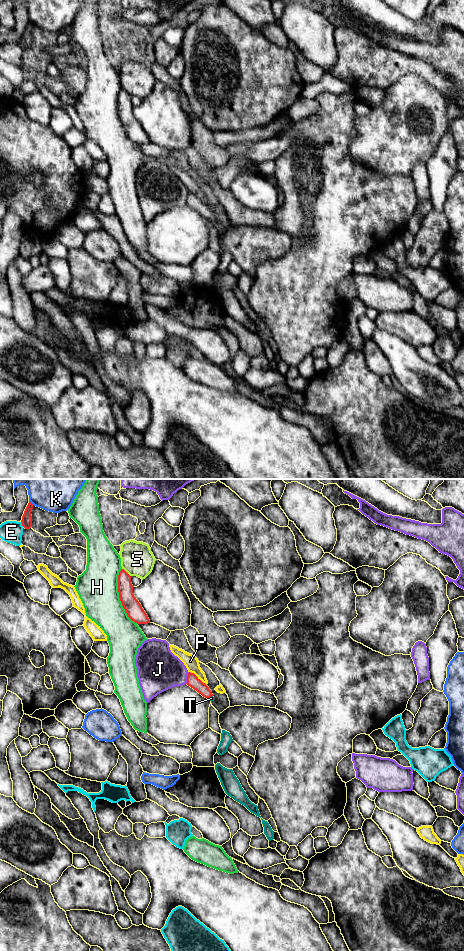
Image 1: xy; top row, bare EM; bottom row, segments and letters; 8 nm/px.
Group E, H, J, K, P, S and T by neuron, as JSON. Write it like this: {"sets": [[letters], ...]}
{"sets": [["E"], ["H"], ["J"], ["K"], ["P"], ["S"], ["T"]]}

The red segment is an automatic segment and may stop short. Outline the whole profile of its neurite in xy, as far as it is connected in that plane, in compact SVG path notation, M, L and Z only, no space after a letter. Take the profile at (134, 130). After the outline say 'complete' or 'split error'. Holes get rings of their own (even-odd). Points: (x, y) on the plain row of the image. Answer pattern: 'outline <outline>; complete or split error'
outline M121 89L118 95L118 112L122 126L132 141L137 144L150 143L146 132L133 114L131 96L124 89Z; complete

